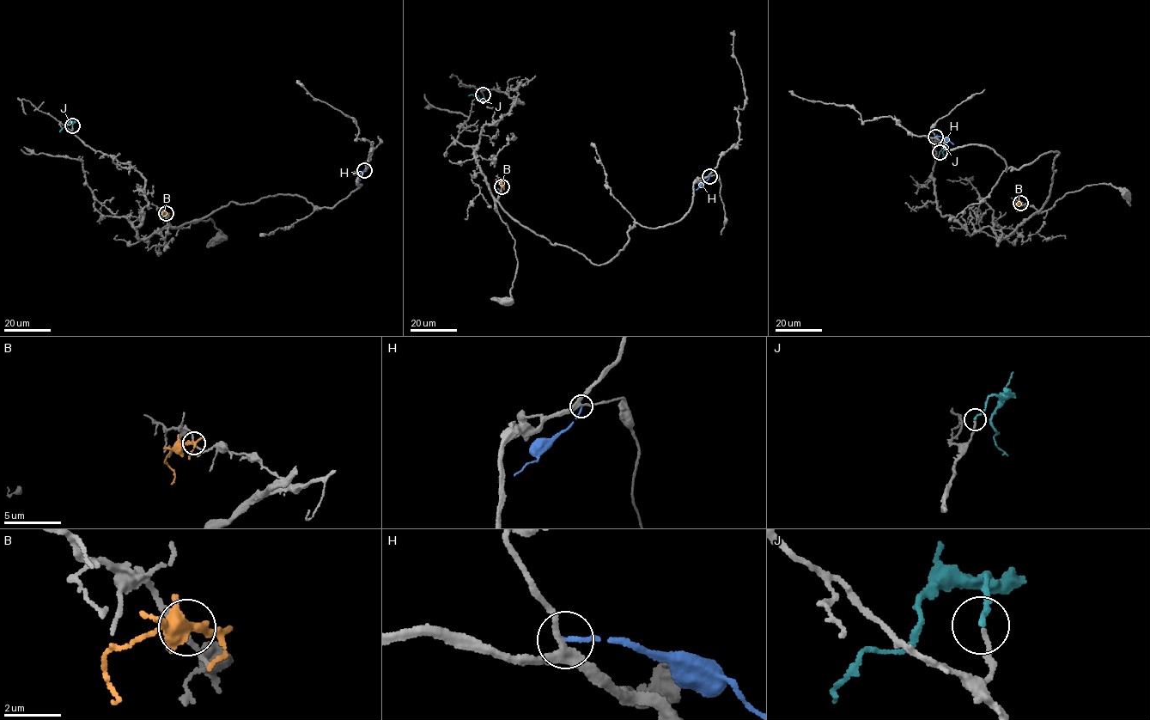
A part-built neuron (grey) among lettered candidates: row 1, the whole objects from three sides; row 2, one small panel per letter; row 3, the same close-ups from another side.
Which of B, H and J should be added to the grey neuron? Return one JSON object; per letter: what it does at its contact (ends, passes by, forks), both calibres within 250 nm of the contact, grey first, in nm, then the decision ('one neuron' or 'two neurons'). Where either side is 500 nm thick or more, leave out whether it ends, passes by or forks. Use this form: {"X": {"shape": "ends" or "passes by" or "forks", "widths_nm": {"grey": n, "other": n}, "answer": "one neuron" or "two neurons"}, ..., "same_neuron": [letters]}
{"B": {"shape": "passes by", "widths_nm": {"grey": 160, "other": 200}, "answer": "two neurons"}, "H": {"shape": "ends", "widths_nm": {"grey": 280, "other": 160}, "answer": "two neurons"}, "J": {"shape": "ends", "widths_nm": {"grey": 170, "other": 160}, "answer": "one neuron"}, "same_neuron": ["J"]}

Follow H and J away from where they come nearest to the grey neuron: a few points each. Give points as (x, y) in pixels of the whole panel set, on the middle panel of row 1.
H: (709, 176), (696, 190)
J: (483, 94), (484, 99), (481, 100), (478, 96), (468, 95)

